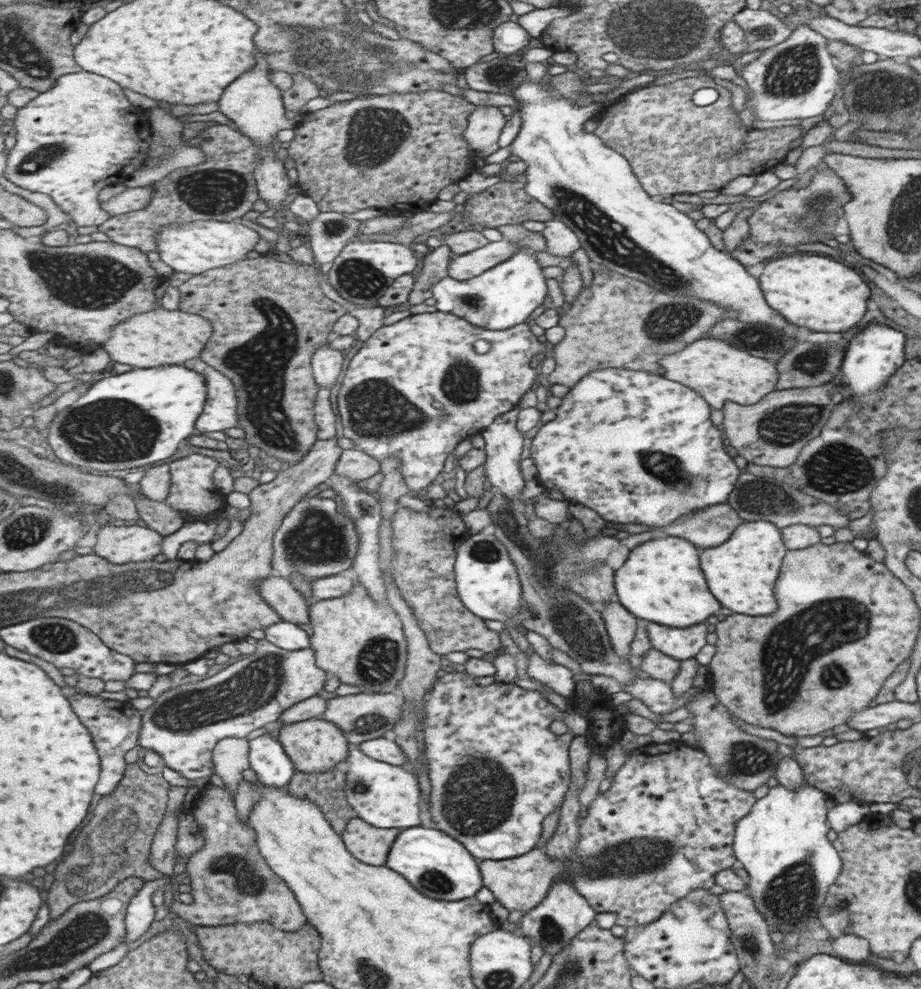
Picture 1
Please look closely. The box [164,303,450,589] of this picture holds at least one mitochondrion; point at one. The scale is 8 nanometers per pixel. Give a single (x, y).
(375, 409)

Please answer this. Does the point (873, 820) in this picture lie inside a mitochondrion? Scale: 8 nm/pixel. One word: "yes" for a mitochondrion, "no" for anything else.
no

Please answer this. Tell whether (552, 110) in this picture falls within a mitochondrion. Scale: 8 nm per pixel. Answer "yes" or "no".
no

